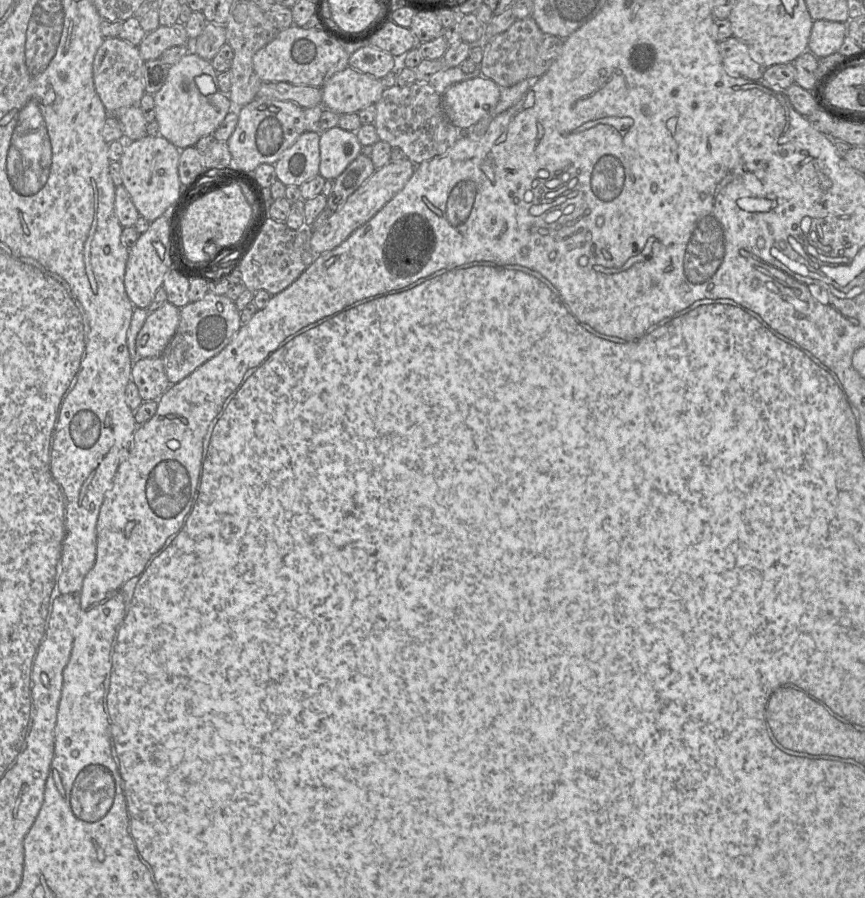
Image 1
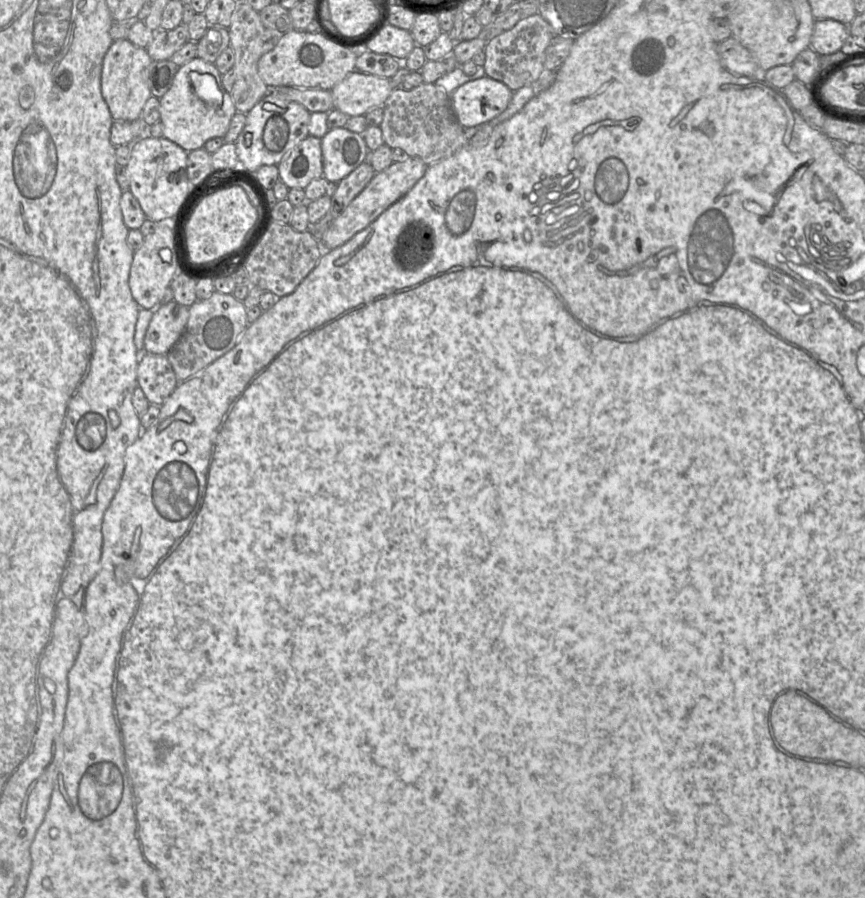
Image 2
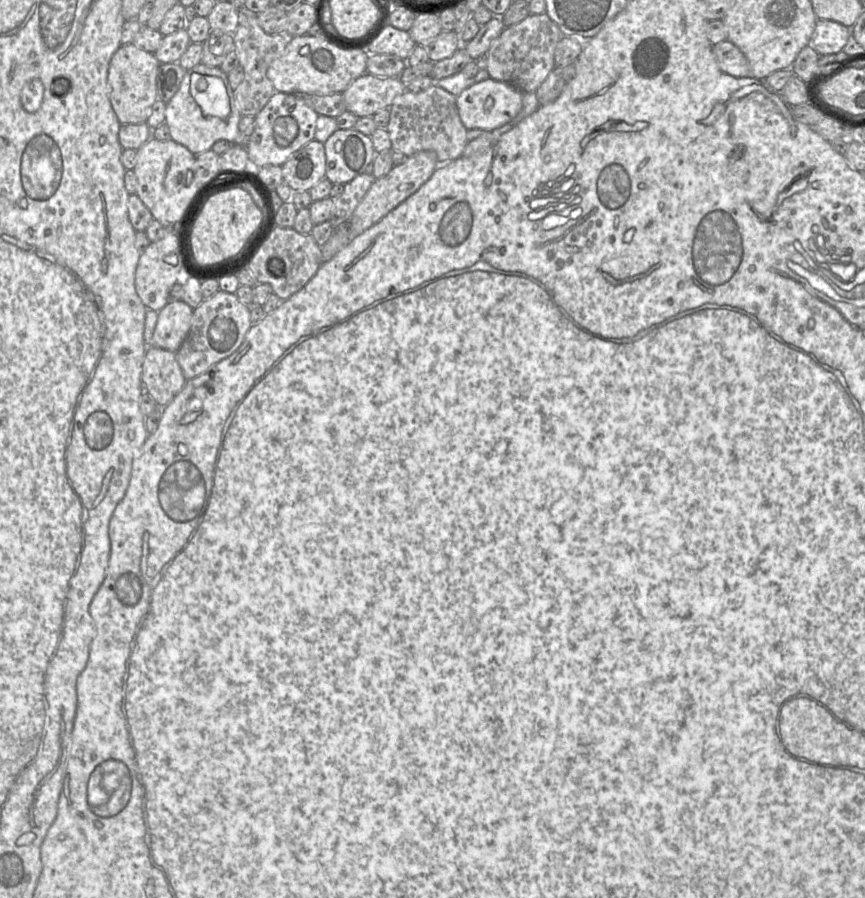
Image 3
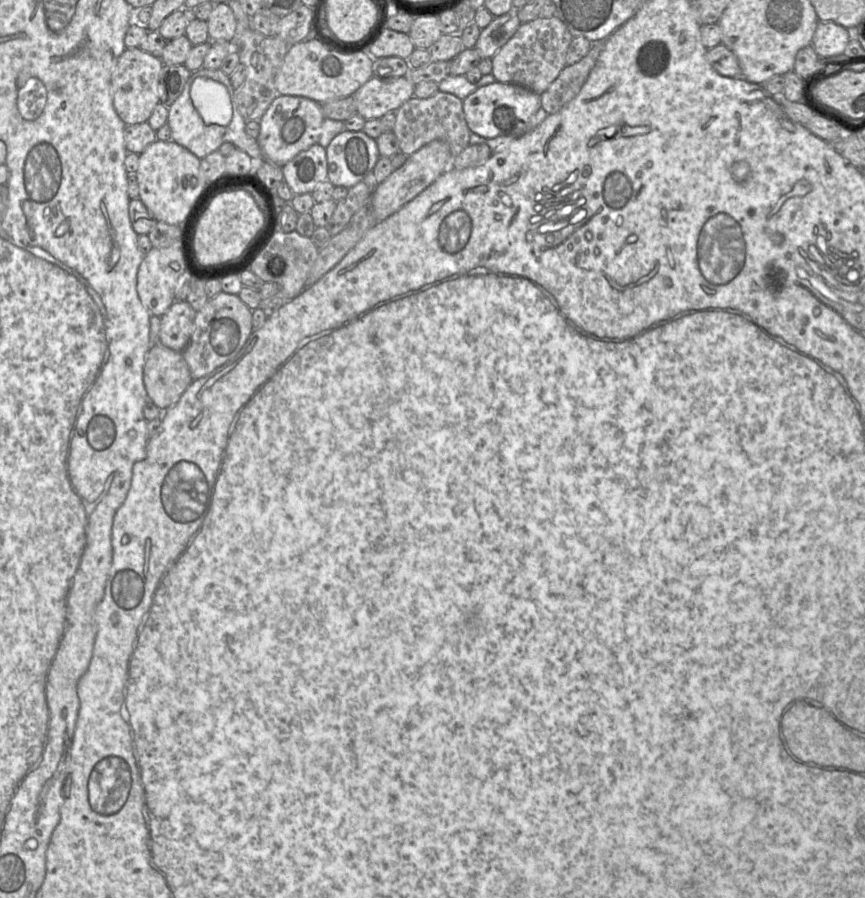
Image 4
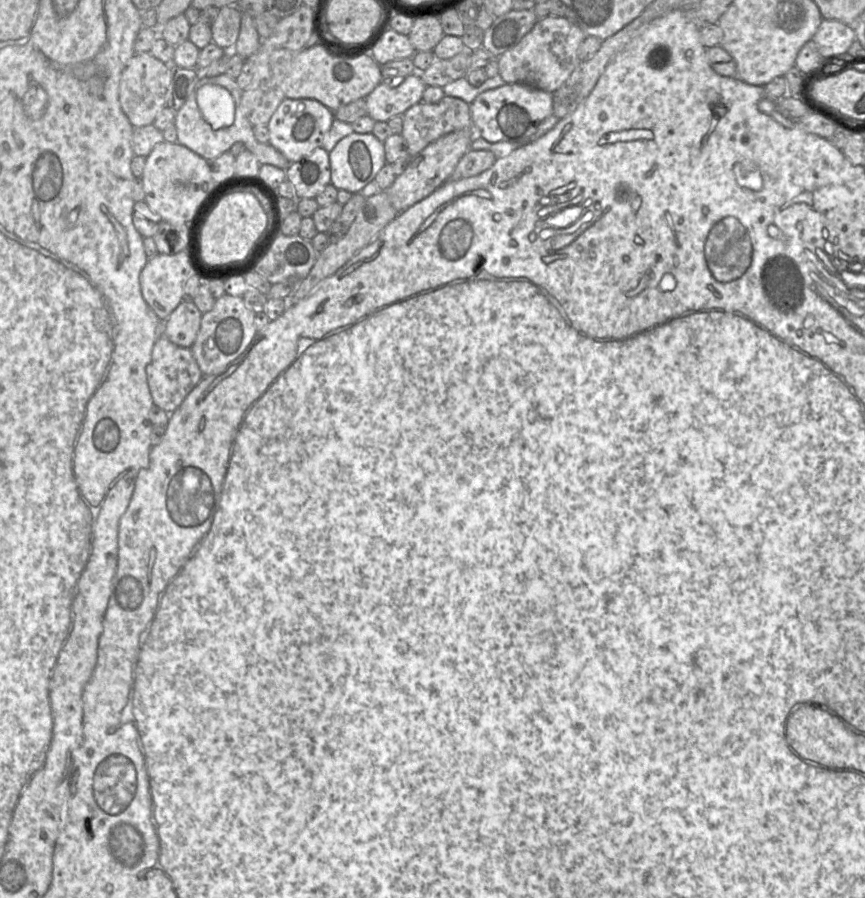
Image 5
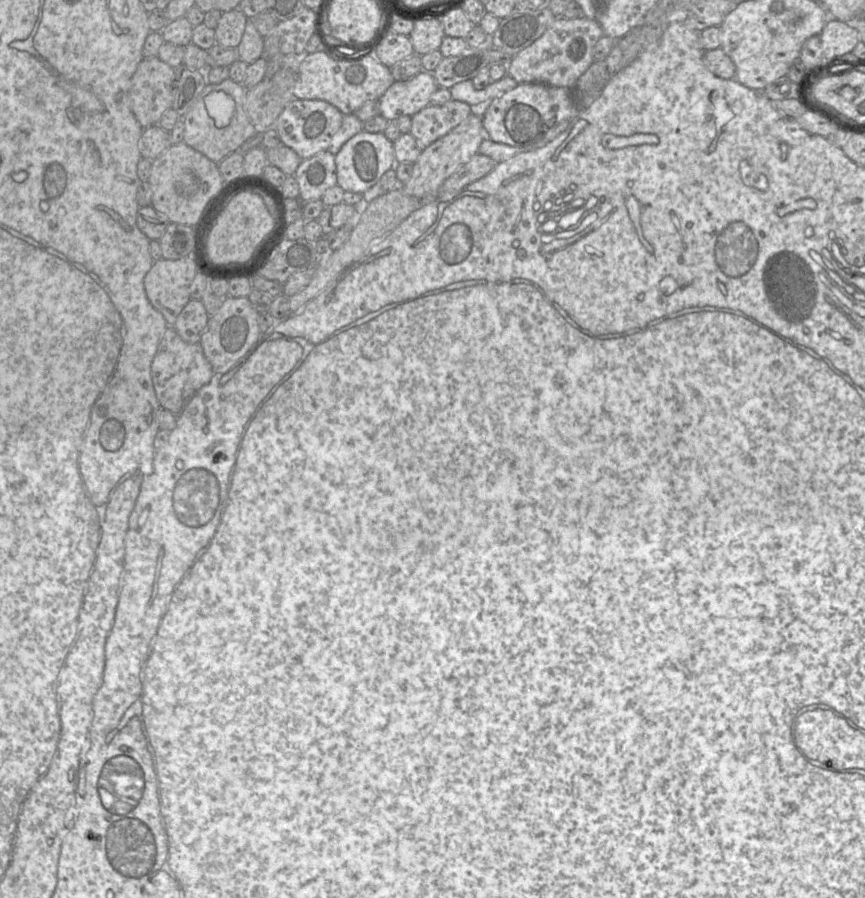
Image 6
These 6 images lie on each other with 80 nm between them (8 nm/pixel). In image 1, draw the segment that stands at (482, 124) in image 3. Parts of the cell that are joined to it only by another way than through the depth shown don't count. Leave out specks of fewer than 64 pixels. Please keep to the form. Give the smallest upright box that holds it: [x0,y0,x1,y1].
[442,77,501,131]

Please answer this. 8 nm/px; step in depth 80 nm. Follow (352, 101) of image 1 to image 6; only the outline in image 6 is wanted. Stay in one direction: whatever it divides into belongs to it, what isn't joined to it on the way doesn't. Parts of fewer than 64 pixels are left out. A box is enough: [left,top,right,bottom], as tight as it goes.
[378,71,438,122]

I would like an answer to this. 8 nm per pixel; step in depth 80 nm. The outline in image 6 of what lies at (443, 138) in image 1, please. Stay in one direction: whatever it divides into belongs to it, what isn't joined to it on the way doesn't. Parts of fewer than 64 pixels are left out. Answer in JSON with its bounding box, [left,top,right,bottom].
[410,100,474,149]

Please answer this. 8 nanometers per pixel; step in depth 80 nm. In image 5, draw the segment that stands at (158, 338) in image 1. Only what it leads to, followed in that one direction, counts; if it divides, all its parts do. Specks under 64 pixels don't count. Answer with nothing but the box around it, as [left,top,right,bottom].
[162,301,202,348]

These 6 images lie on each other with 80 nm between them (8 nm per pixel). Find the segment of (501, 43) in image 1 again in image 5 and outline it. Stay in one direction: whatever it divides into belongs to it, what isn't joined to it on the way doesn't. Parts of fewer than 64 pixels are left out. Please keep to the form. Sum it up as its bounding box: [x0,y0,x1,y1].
[497,17,585,93]

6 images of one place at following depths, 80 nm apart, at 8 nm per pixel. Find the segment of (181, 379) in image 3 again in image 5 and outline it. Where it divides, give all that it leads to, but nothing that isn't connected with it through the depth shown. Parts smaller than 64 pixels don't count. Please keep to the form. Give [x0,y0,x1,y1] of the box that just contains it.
[146,335,203,414]

